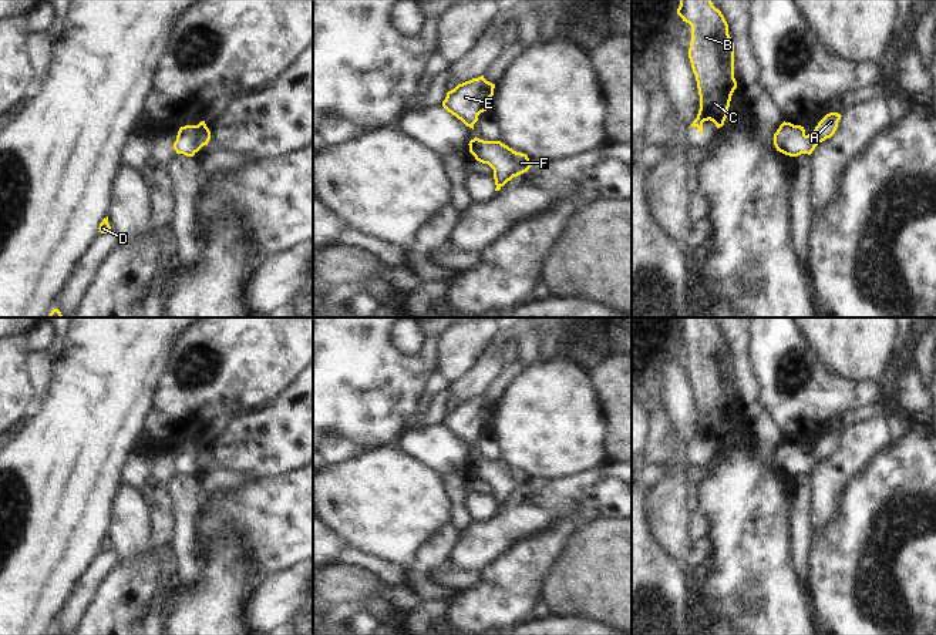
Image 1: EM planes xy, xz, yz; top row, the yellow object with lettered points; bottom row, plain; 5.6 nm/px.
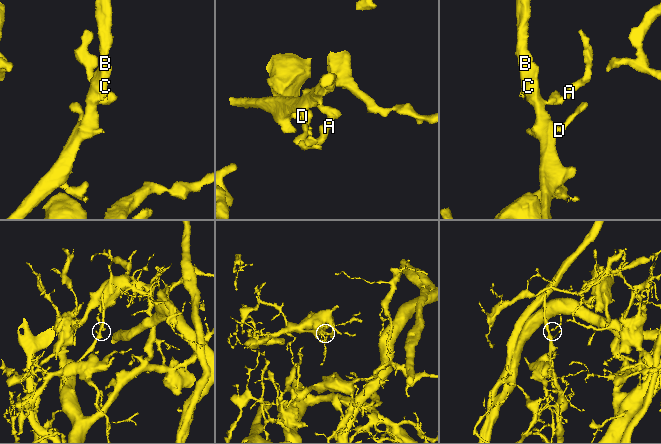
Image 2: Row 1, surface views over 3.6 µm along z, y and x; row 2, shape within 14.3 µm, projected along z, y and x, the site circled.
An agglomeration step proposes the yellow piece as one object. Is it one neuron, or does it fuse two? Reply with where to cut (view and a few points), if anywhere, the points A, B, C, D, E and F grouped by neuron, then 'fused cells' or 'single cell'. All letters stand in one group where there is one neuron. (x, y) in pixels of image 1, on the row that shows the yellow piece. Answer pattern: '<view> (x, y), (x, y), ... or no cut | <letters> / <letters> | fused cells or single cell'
no cut | A B C D E F | single cell

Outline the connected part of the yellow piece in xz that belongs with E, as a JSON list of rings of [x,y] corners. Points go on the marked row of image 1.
[[[484,75],[458,84],[447,93],[442,107],[474,130],[478,115],[486,111],[495,84],[486,81]]]

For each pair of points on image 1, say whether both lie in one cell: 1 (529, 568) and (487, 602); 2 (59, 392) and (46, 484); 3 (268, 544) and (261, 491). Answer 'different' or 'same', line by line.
1: same
2: same
3: same

